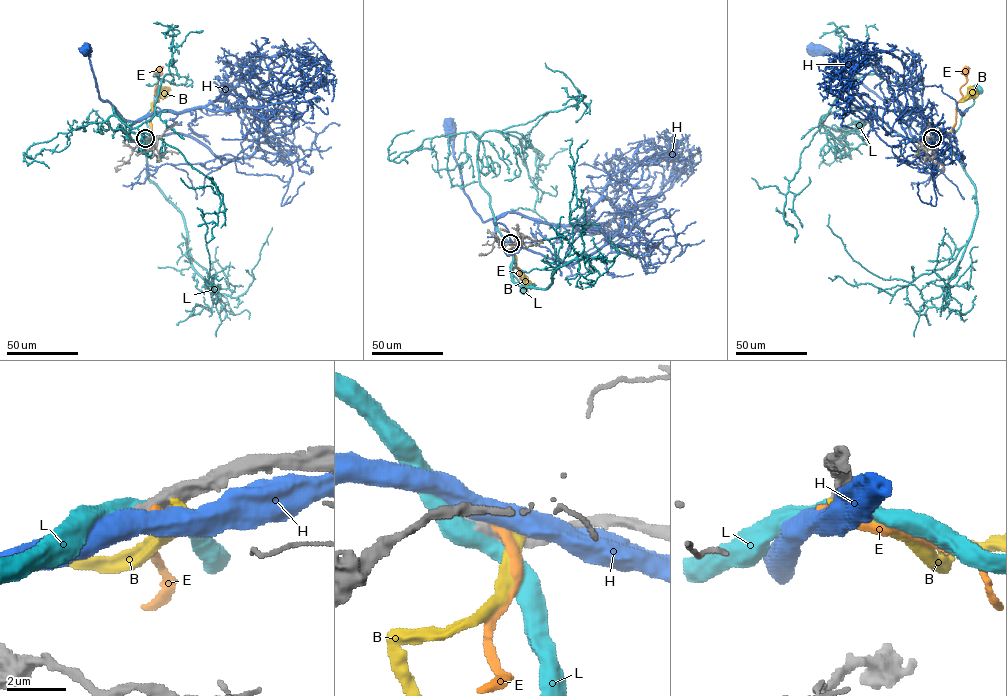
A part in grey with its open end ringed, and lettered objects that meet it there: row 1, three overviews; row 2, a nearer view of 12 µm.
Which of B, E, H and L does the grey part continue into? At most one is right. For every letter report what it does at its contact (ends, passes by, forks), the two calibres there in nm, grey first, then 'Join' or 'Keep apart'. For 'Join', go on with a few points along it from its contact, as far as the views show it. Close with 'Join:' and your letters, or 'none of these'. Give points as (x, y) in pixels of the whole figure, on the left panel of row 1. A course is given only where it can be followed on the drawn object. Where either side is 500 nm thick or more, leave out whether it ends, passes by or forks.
B: It ends there. Thickness 480 nm (grey) against 480 nm. Keep apart
E: Thickness 600 nm (grey) against 300 nm. Keep apart
H: Thickness 500 nm (grey) against 600 nm. Keep apart
L: Thickness 600 nm (grey) against 550 nm. Keep apart
Join: none of these

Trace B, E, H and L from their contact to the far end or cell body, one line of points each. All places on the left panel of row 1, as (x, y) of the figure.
B: (147, 138), (142, 140), (150, 136), (152, 104), (159, 100), (159, 96), (164, 91)
E: (146, 138), (146, 143), (144, 141), (151, 136), (152, 106), (159, 97), (155, 92), (157, 72)
H: (146, 138), (131, 141), (131, 126), (135, 122), (126, 120), (99, 96), (86, 48)
L: (146, 138), (149, 146), (151, 137), (146, 116), (154, 106), (158, 89)

